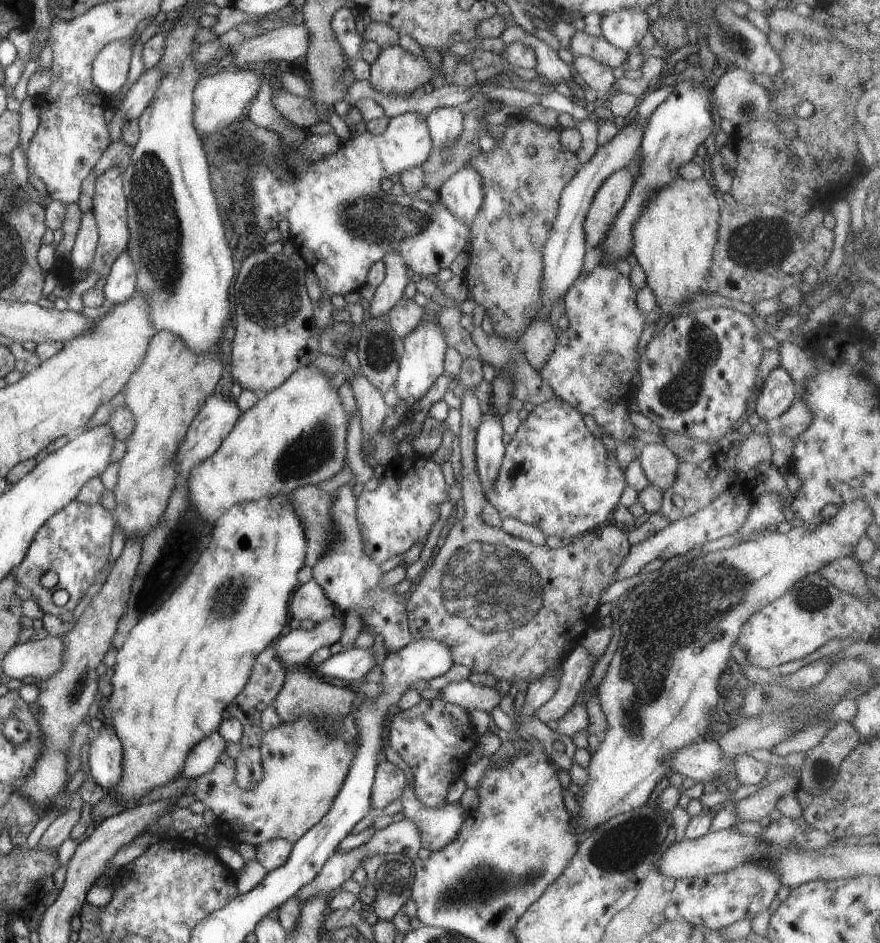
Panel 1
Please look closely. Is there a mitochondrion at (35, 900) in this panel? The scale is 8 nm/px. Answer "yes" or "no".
no

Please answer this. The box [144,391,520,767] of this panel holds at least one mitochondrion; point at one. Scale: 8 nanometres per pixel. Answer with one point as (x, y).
(310, 452)

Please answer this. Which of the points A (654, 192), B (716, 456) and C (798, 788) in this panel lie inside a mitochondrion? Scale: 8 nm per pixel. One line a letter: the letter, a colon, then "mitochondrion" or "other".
A: other
B: other
C: other

